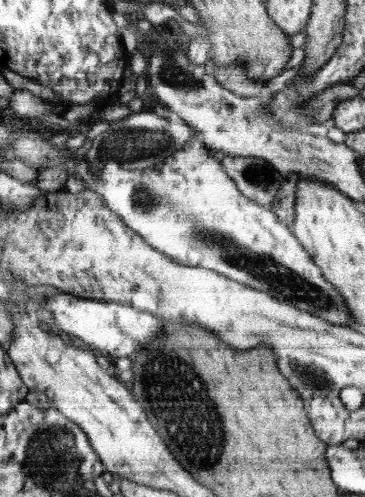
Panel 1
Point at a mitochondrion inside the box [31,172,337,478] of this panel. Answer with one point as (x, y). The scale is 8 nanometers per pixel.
(171, 385)

